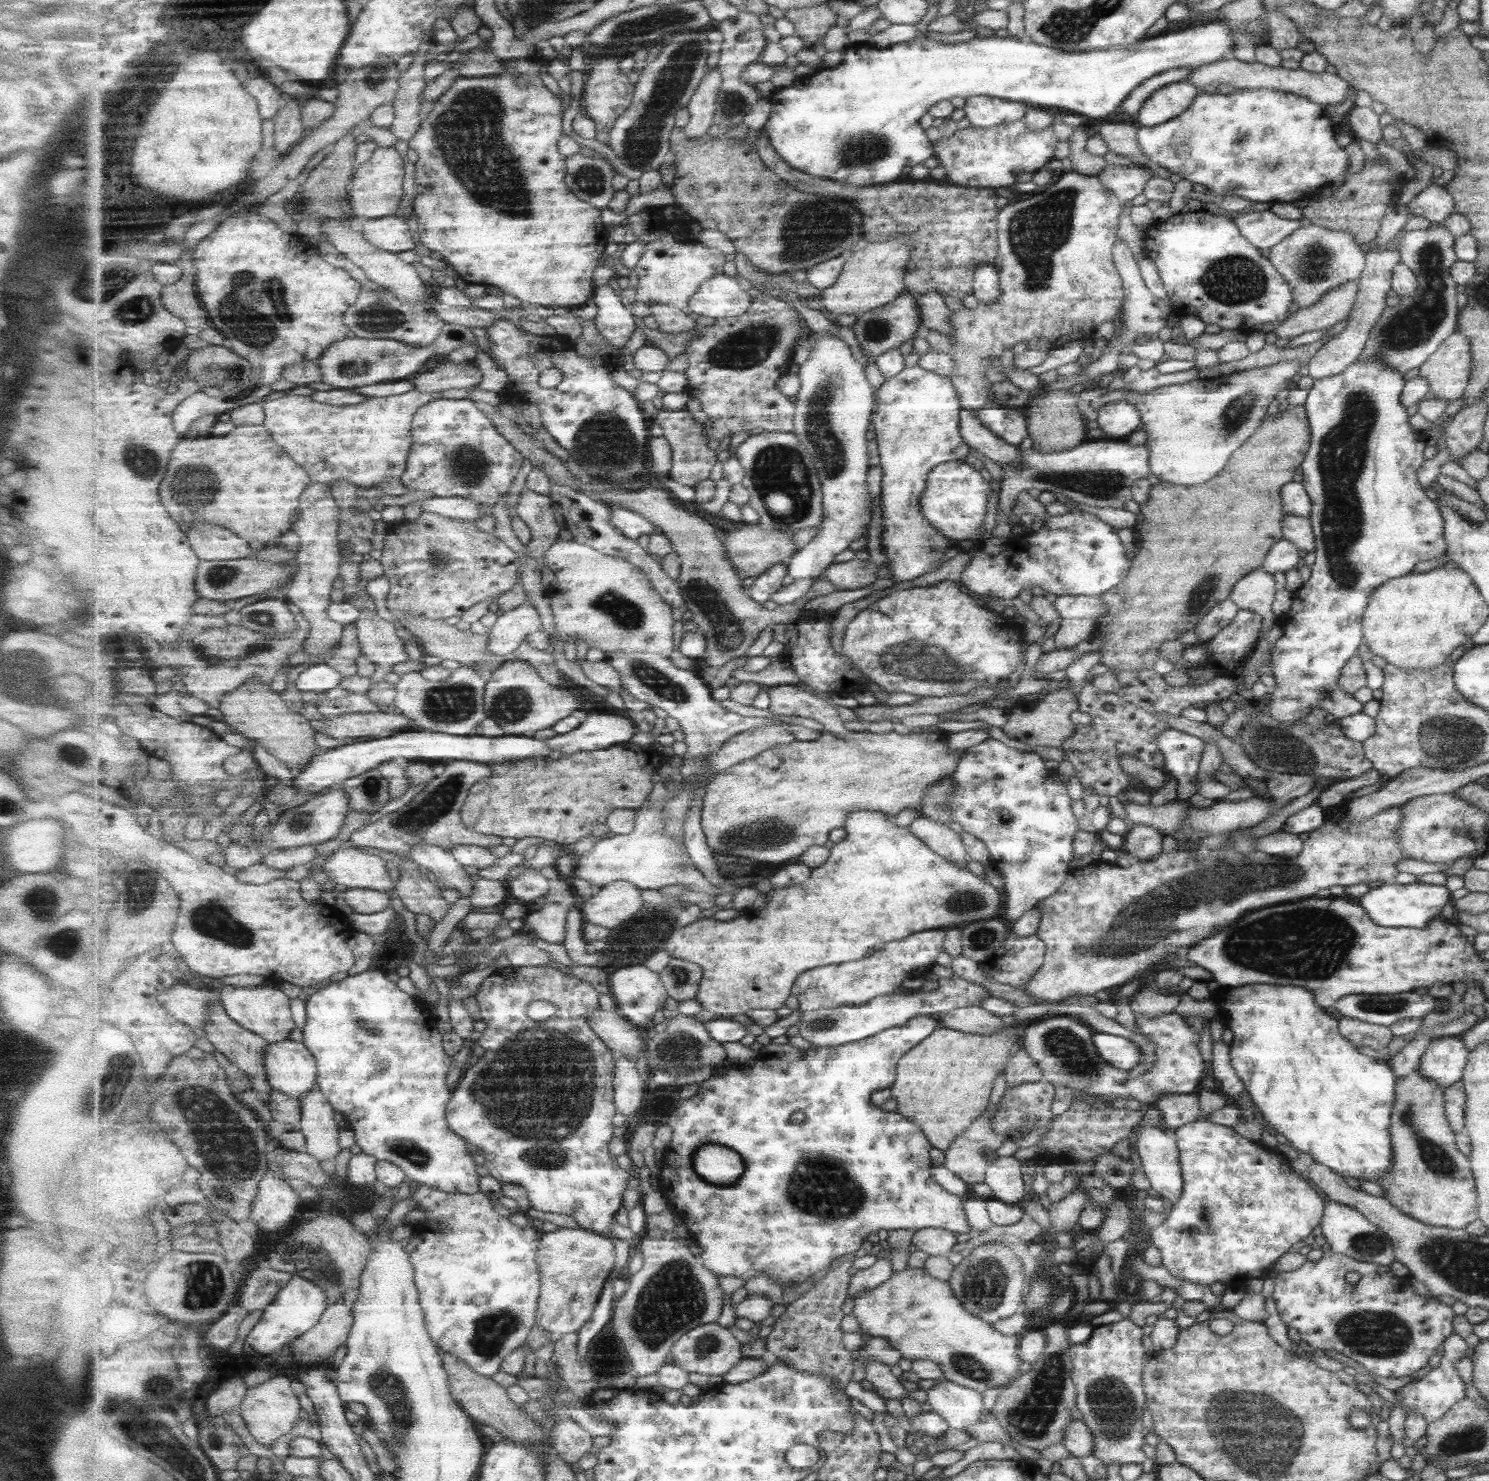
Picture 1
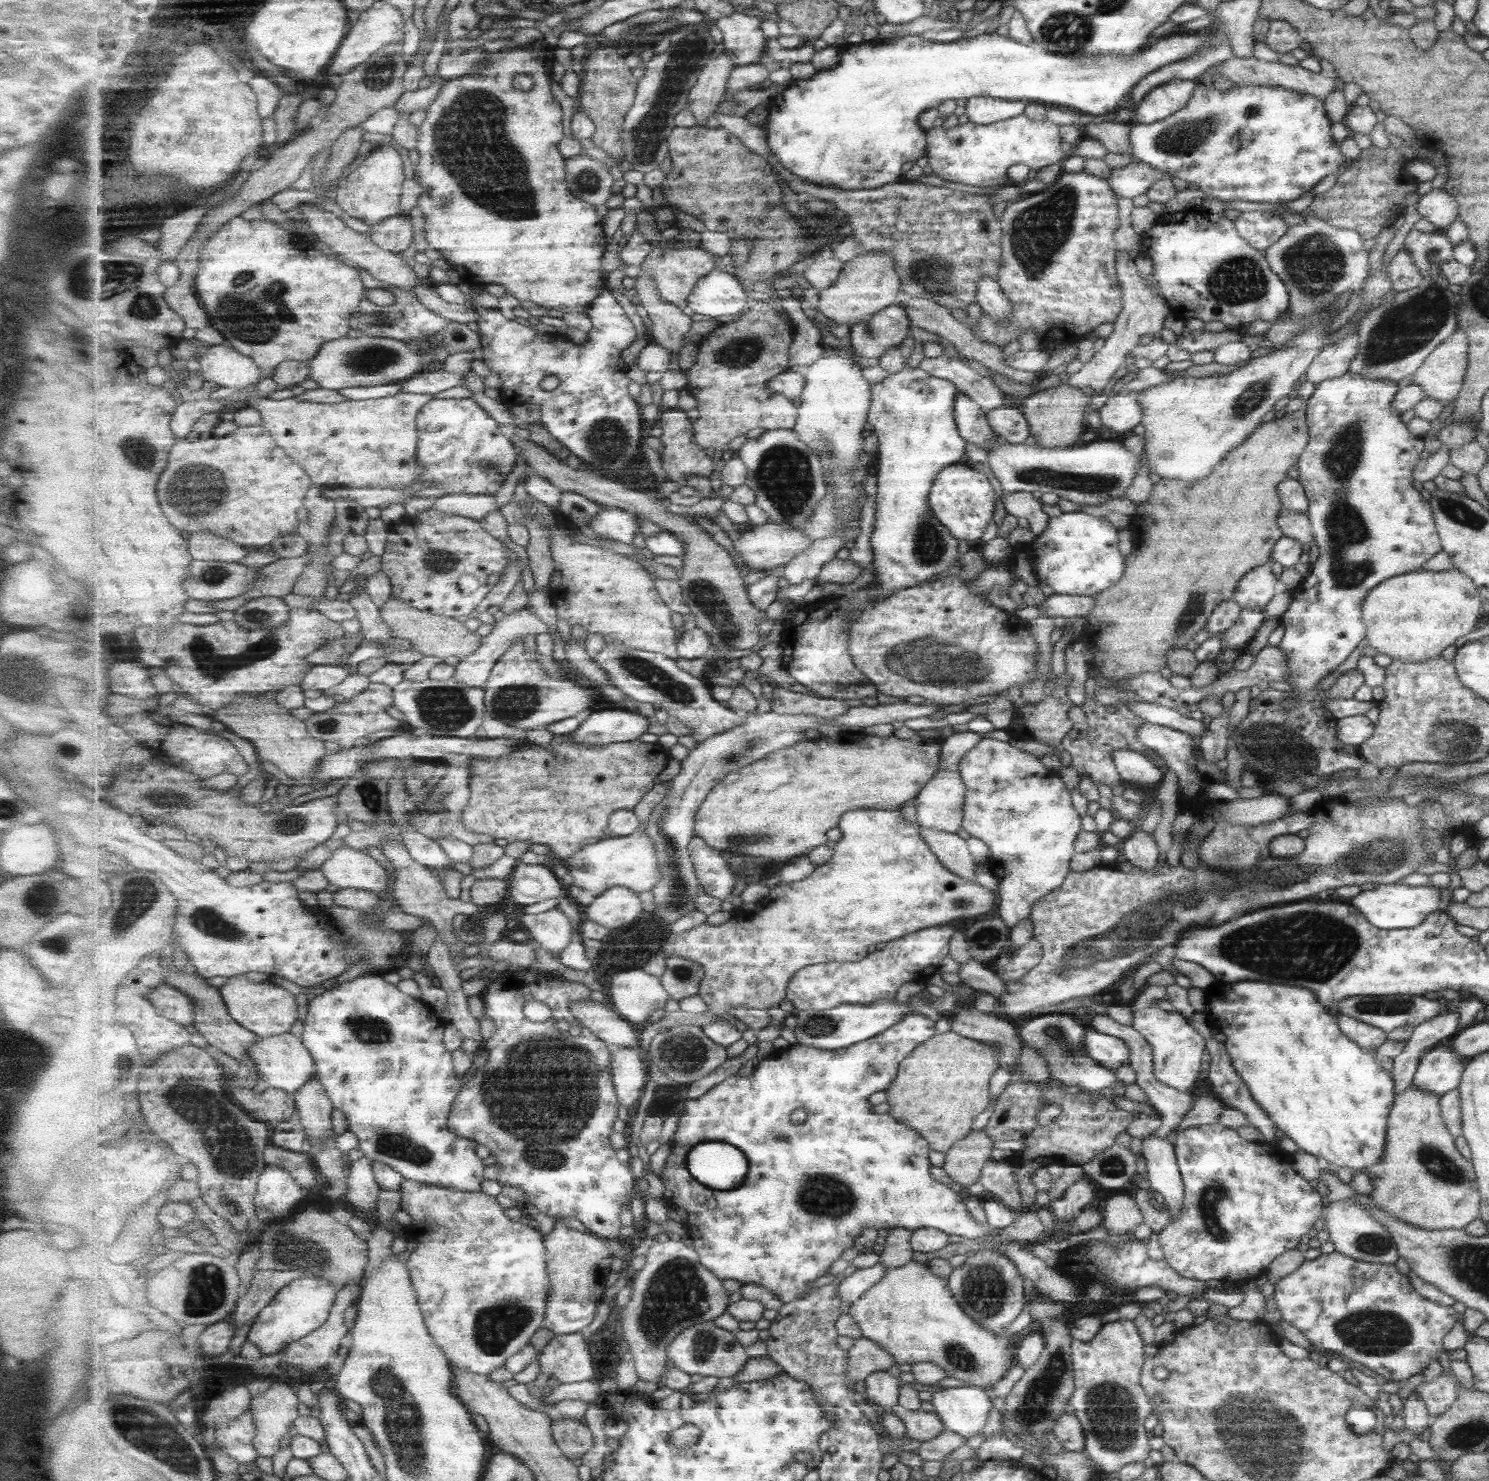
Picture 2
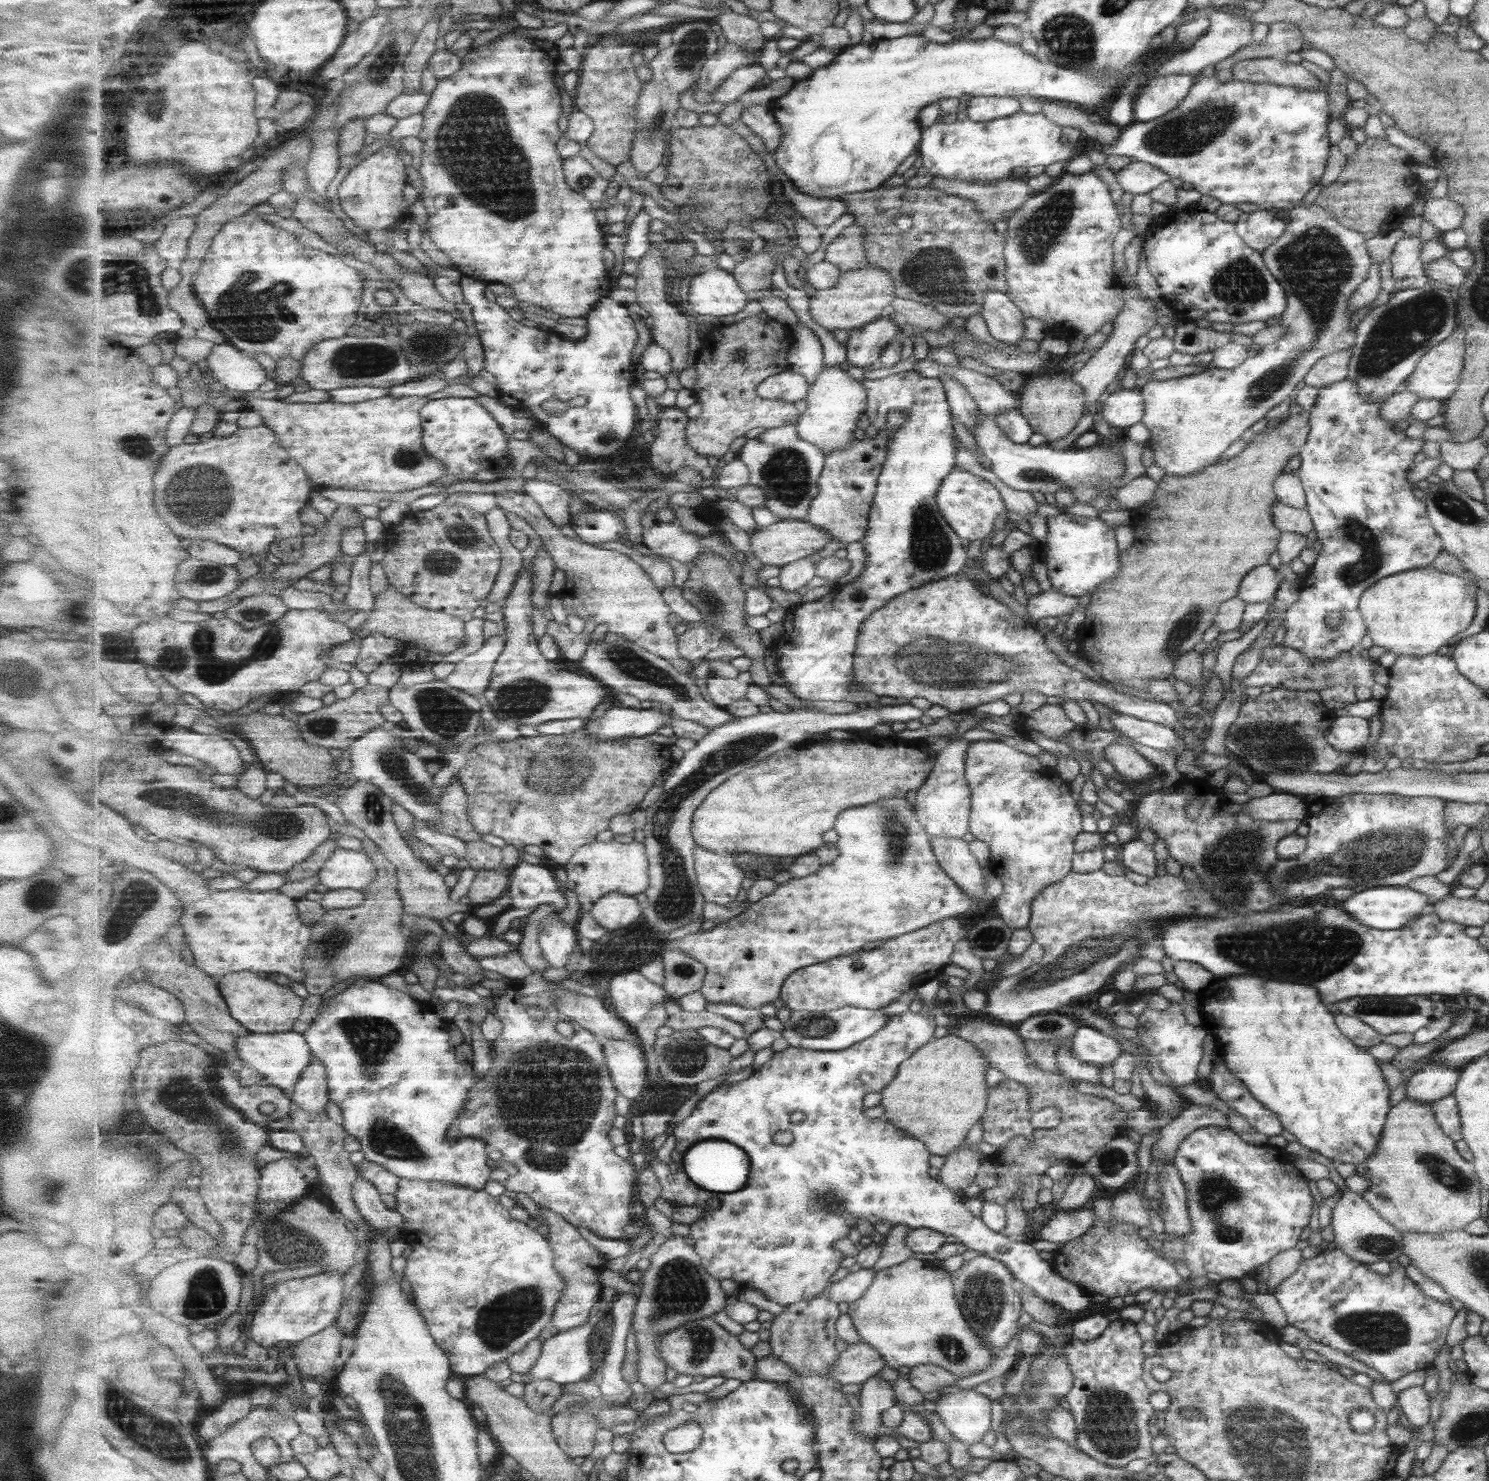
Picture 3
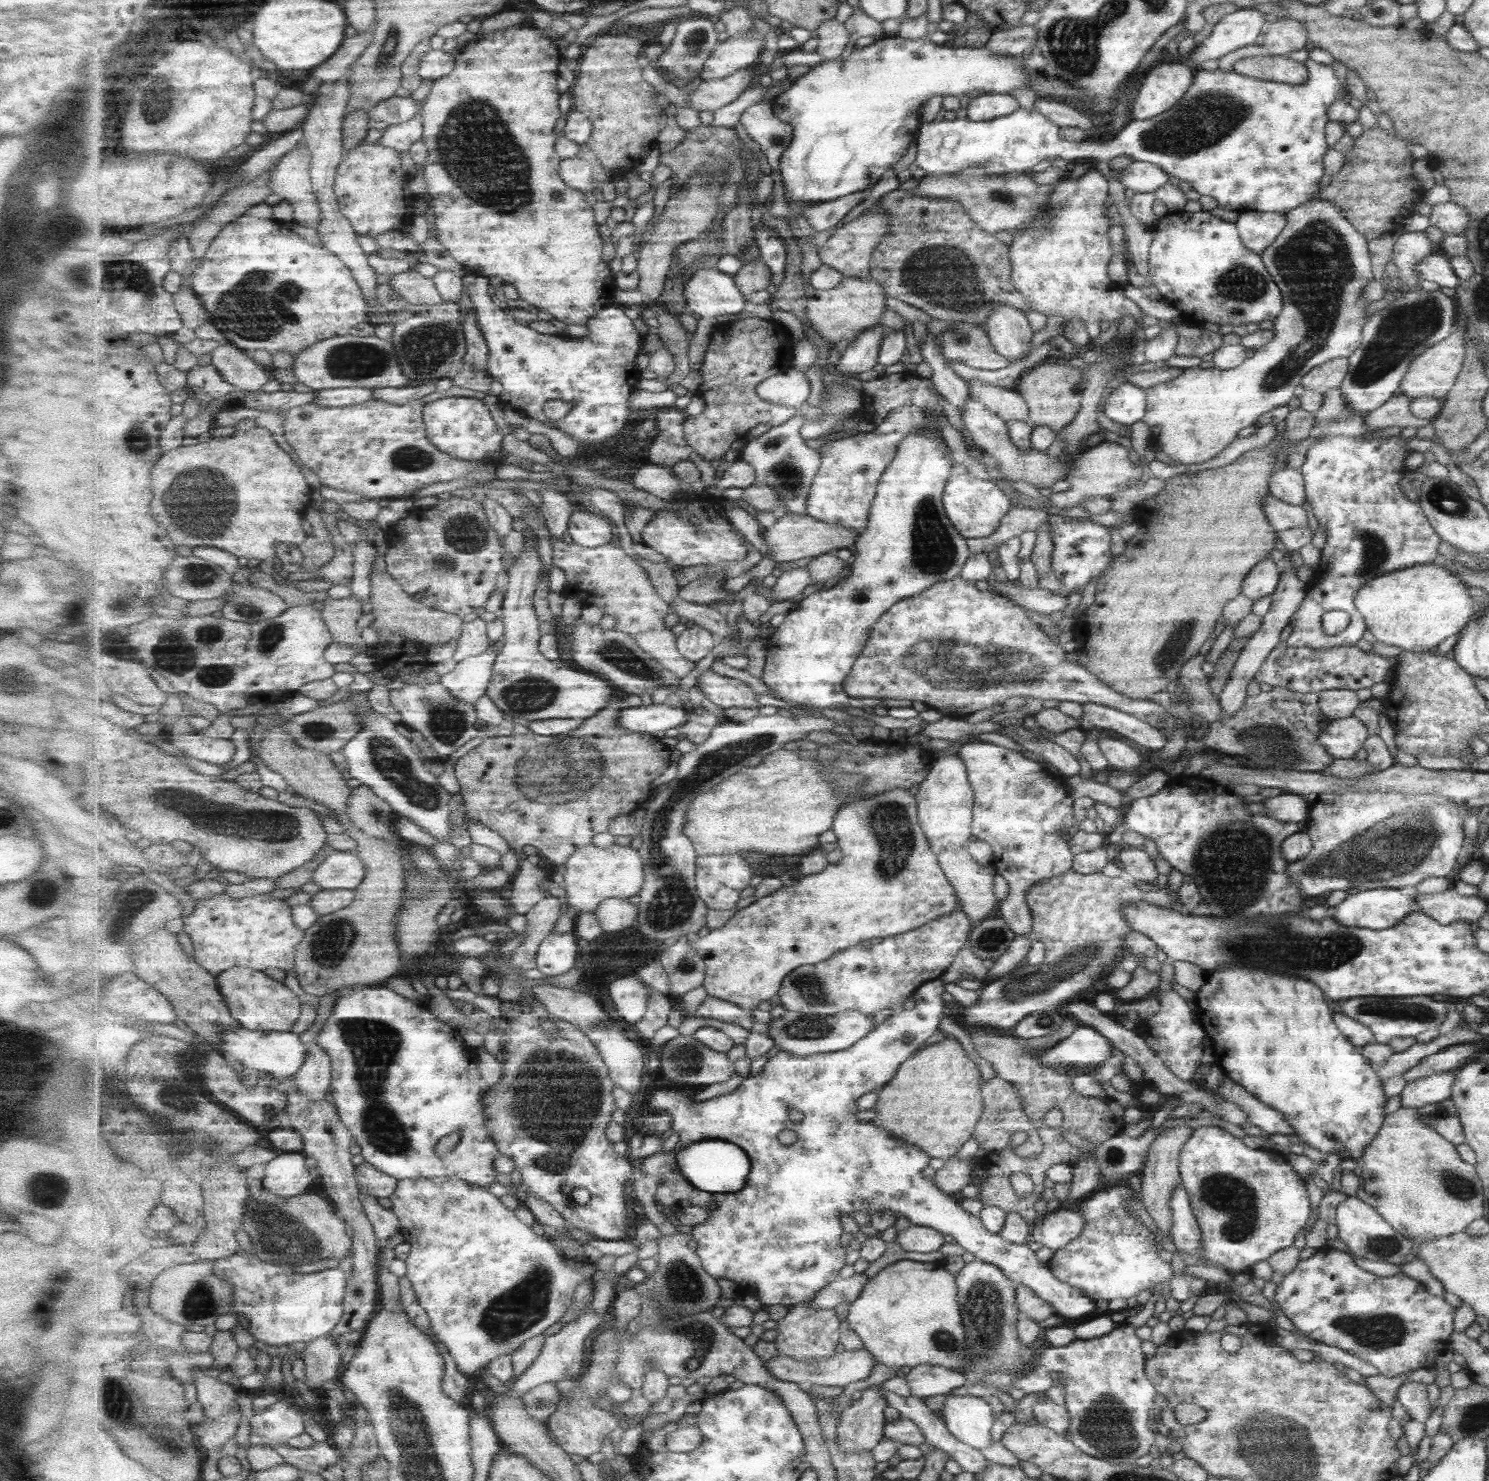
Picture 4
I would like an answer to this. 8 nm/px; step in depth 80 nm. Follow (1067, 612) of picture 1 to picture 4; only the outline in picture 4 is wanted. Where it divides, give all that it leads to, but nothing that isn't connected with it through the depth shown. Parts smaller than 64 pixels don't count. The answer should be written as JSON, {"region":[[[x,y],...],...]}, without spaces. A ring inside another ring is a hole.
{"region":[[[989,576],[987,582],[999,590],[1000,595],[1006,596],[1006,599],[1018,604],[1019,607],[1037,612],[1037,614],[1051,614],[1051,612],[1057,612],[1057,610],[1062,611],[1066,605],[1066,597],[1039,587],[1035,590],[1015,587],[1008,580],[1002,584],[995,581],[993,576]]]}

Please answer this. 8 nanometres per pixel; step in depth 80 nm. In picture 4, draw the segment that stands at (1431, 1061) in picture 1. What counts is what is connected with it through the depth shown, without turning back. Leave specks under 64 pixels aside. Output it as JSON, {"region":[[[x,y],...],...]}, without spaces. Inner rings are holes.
{"region":[[[1454,1070],[1430,1074],[1406,1082],[1400,1094],[1400,1106],[1403,1108],[1421,1108],[1426,1104],[1441,1102],[1449,1098],[1451,1085],[1455,1078]]]}

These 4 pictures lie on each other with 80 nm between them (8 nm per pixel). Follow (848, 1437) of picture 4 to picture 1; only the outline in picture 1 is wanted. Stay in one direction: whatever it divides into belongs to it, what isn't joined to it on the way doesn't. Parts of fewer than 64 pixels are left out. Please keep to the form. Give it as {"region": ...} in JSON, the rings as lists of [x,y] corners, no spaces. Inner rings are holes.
{"region":[[[869,1359],[864,1371],[866,1372],[866,1380],[877,1390],[876,1394],[879,1394],[885,1401],[912,1396],[921,1404],[928,1402],[928,1391],[921,1389],[907,1391],[898,1376],[891,1372],[891,1365],[877,1359]]]}

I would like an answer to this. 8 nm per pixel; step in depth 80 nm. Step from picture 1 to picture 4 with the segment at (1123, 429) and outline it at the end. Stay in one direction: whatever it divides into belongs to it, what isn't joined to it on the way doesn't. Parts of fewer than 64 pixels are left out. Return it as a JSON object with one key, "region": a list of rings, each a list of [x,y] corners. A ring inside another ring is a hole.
{"region":[[[1127,382],[1113,388],[1104,400],[1103,414],[1116,426],[1129,426],[1145,414],[1144,389]]]}

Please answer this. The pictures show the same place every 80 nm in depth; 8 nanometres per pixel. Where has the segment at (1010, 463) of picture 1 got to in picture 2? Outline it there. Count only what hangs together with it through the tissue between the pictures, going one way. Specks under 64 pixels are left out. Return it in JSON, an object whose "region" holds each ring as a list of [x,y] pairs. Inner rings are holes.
{"region":[[[958,391],[956,398],[956,421],[961,436],[967,442],[975,444],[986,452],[994,446],[996,435],[989,424],[988,413],[961,391]]]}

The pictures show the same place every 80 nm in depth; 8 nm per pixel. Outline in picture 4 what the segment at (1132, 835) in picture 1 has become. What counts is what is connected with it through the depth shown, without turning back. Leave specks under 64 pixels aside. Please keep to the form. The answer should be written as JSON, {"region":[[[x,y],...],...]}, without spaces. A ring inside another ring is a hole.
{"region":[[[1125,849],[1117,853],[1117,862],[1121,866],[1123,876],[1131,880],[1142,880],[1152,883],[1158,875],[1154,860],[1141,849]]]}

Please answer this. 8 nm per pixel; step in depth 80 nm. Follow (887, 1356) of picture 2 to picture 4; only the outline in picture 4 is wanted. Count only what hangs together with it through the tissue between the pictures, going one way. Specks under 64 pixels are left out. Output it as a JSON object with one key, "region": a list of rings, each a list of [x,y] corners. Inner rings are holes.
{"region":[[[867,1349],[835,1353],[835,1356],[821,1362],[799,1362],[790,1356],[781,1354],[767,1361],[768,1371],[783,1382],[804,1383],[807,1385],[847,1386],[851,1382],[859,1382],[863,1378],[869,1378],[873,1369],[878,1365],[878,1360]]]}

